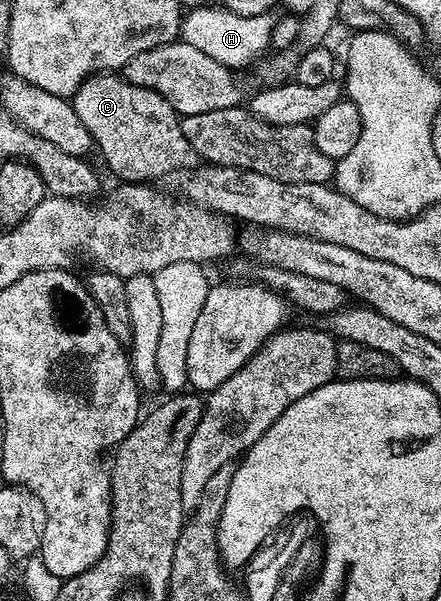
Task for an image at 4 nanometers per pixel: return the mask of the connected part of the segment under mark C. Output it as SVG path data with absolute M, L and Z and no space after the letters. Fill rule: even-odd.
M105 72L92 74L87 78L70 101L74 112L78 112L78 120L86 124L86 132L90 132L98 154L100 150L105 164L114 173L121 174L125 183L152 184L155 183L155 178L164 178L171 170L187 171L197 165L194 148L190 148L190 140L186 140L186 136L182 136L180 131L181 115L158 92L142 88L138 84L130 84L119 73Z

